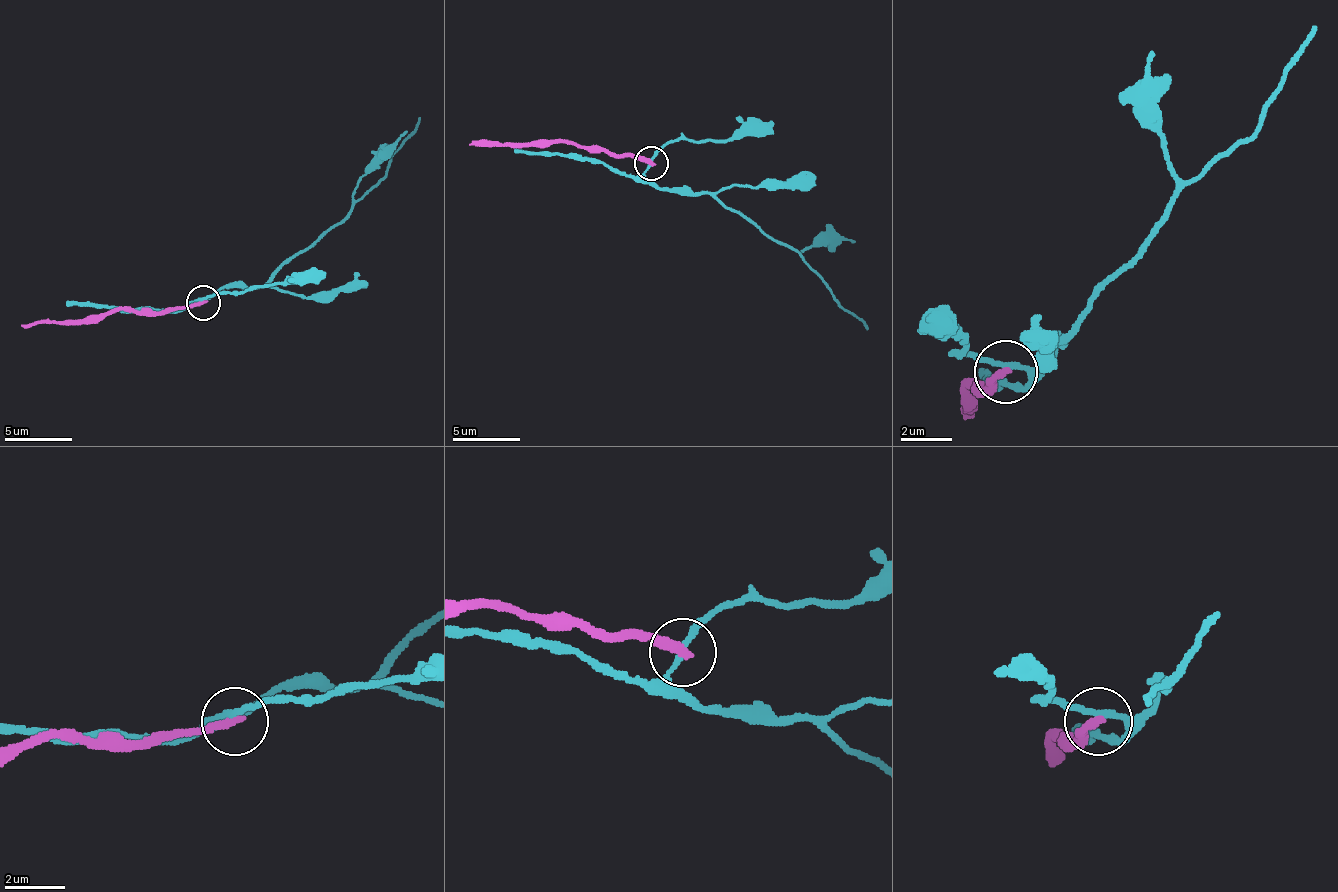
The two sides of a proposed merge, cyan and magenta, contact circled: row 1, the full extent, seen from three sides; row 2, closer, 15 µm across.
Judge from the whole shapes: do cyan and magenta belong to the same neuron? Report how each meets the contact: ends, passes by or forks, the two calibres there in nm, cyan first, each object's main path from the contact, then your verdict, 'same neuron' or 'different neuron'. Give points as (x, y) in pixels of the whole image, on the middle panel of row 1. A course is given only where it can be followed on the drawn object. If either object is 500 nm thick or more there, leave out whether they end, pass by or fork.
cyan passes by | magenta ends | 170/300 nm | cyan via (651, 164), (645, 174), (662, 188), (679, 194), (709, 194), (771, 239), (791, 245), (835, 300), (869, 327) | magenta via (651, 164), (573, 143), (468, 143) | different neuron

